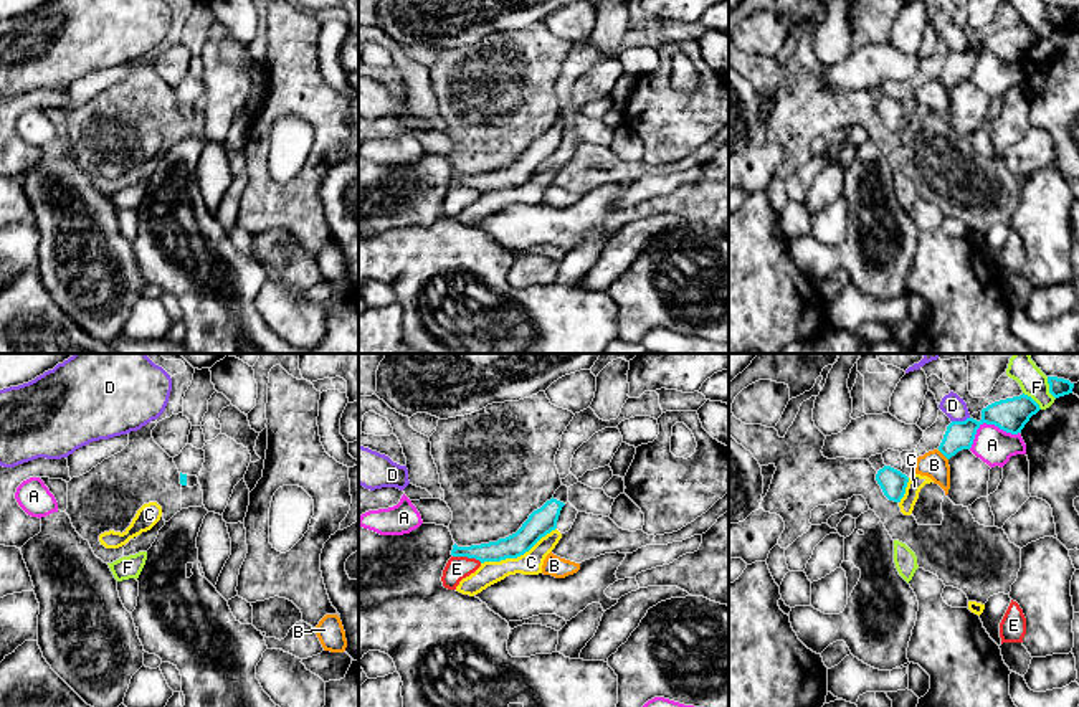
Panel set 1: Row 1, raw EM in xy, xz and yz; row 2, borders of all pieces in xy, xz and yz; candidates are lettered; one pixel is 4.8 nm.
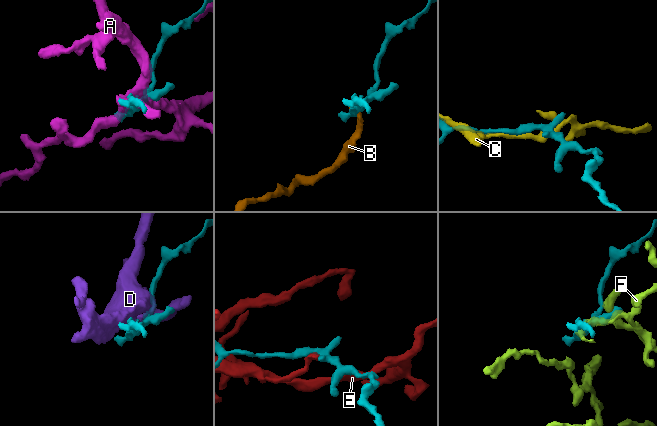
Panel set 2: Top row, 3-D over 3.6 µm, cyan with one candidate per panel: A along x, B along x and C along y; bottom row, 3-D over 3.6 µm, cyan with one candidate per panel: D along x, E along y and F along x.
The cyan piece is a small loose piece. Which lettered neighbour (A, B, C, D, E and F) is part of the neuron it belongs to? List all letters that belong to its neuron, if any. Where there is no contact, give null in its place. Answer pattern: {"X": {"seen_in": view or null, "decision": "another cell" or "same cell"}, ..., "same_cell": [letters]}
{"A": {"seen_in": "yz", "decision": "another cell"}, "B": {"seen_in": "yz", "decision": "another cell"}, "C": {"seen_in": "xz", "decision": "another cell"}, "D": {"seen_in": "yz", "decision": "another cell"}, "E": {"seen_in": "xz", "decision": "another cell"}, "F": {"seen_in": "yz", "decision": "another cell"}, "same_cell": []}

